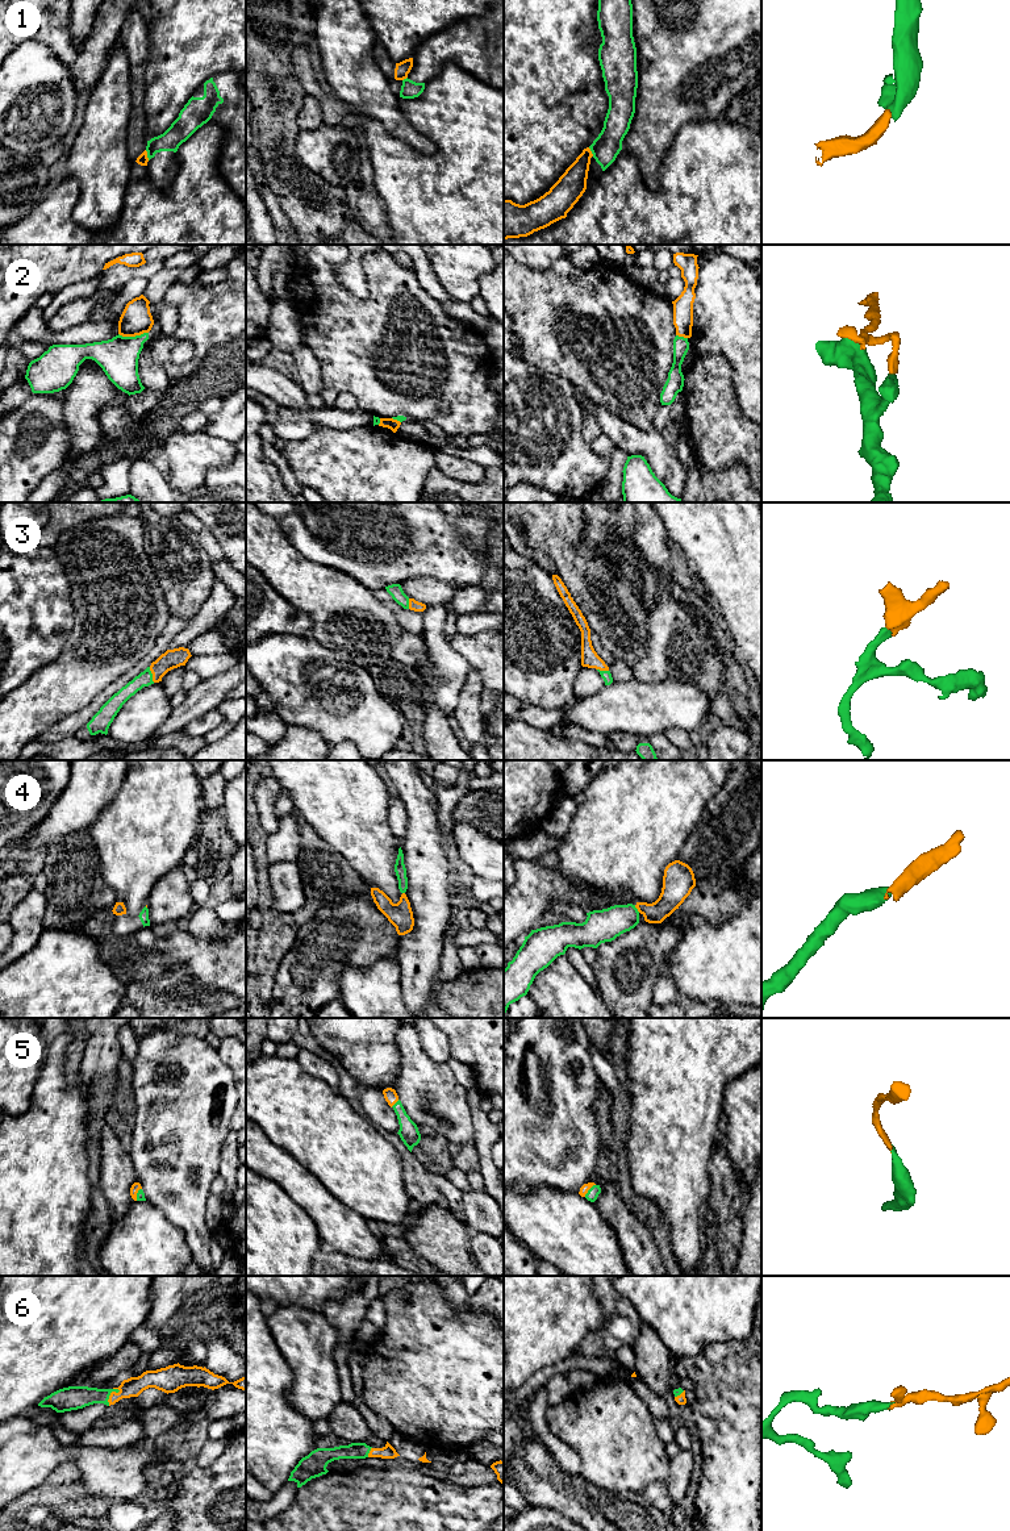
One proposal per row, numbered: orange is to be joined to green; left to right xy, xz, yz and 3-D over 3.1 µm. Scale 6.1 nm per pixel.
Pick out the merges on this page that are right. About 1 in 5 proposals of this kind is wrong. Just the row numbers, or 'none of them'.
3, 4, 5, 6

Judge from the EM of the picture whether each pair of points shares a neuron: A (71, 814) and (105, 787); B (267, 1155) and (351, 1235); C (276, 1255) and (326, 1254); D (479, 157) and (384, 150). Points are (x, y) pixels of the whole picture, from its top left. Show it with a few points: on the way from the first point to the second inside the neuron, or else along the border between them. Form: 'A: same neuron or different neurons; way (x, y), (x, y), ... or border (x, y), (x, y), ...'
A: same neuron; way (79, 806), (97, 788)
B: same neuron; way (288, 1173), (330, 1214)
C: different neurons; border (322, 1244), (311, 1262)
D: same neuron; way (455, 167), (408, 167)

